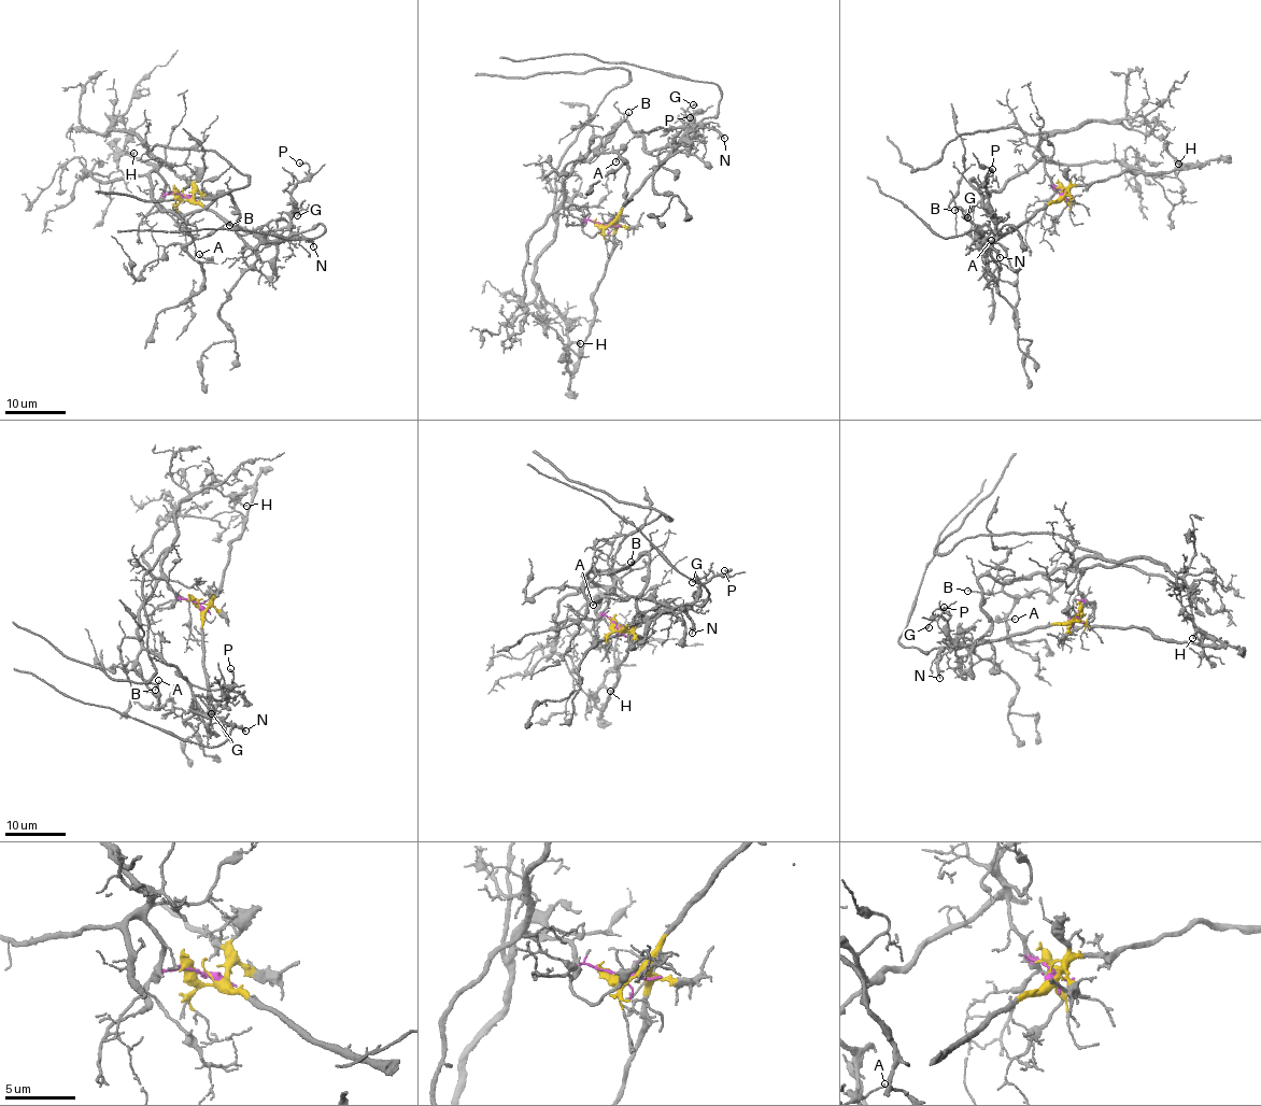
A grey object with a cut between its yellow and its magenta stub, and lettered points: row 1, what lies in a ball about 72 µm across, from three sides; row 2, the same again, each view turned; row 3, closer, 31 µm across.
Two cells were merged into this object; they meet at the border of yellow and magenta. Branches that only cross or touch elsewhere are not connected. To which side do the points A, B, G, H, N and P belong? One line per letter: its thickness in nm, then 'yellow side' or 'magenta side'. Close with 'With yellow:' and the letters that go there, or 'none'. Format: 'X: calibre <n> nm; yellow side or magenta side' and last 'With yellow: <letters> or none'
A: calibre 110 nm; magenta side
B: calibre 150 nm; magenta side
G: calibre 160 nm; yellow side
H: calibre 130 nm; yellow side
N: calibre 160 nm; yellow side
P: calibre 160 nm; yellow side
With yellow: G, H, N, P

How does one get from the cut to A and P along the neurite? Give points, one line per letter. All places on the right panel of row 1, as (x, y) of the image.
A: (1063, 194), (1043, 159), (1018, 172), (999, 190), (987, 194), (967, 217), (978, 232), (978, 246), (990, 240)
P: (1061, 194), (1001, 235), (994, 230), (989, 193), (983, 186), (987, 172), (992, 169)

